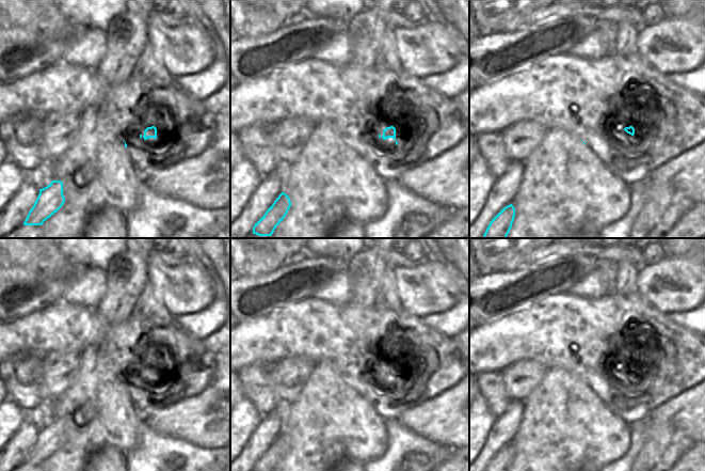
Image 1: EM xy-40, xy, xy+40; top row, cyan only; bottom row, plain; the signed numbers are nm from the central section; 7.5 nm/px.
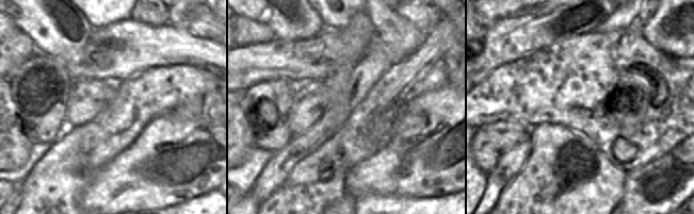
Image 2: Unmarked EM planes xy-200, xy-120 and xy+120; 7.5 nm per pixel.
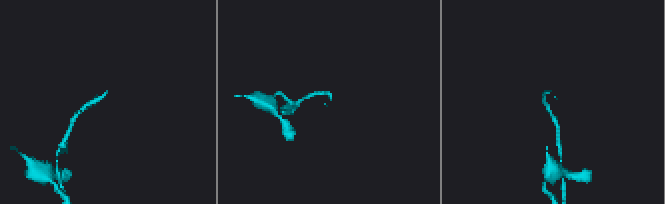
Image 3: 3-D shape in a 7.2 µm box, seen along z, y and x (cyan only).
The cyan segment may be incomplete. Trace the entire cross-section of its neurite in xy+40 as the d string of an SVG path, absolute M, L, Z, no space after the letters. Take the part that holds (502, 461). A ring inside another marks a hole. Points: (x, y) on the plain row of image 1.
M510 443L492 458L485 471L510 471L514 456L515 448Z

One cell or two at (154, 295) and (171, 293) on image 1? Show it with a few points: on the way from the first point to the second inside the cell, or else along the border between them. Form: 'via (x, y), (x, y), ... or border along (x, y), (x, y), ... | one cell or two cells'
border along (148, 280), (160, 293), (164, 307), (173, 316) | two cells

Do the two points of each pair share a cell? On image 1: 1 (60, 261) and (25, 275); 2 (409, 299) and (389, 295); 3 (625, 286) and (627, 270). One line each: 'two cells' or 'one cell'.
1: two cells
2: two cells
3: one cell

